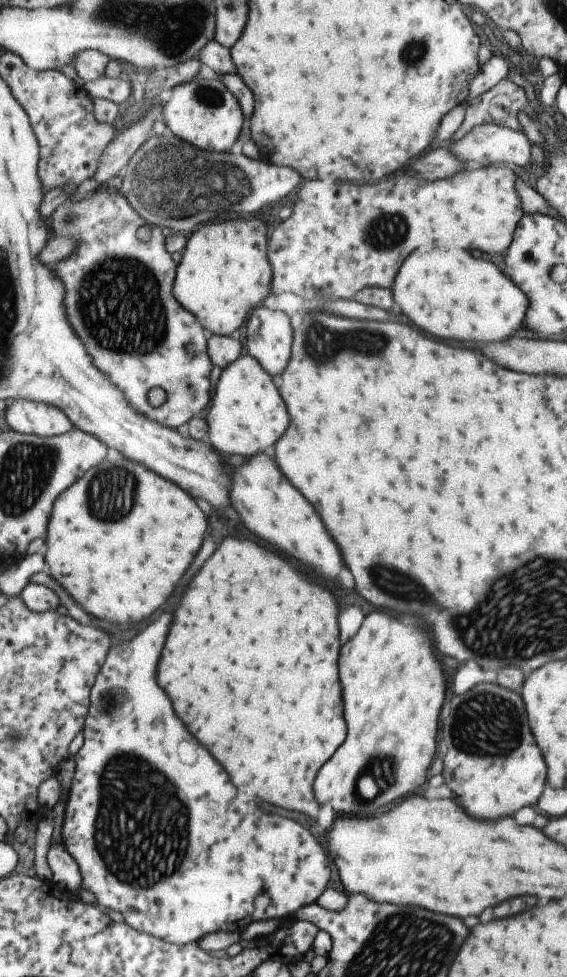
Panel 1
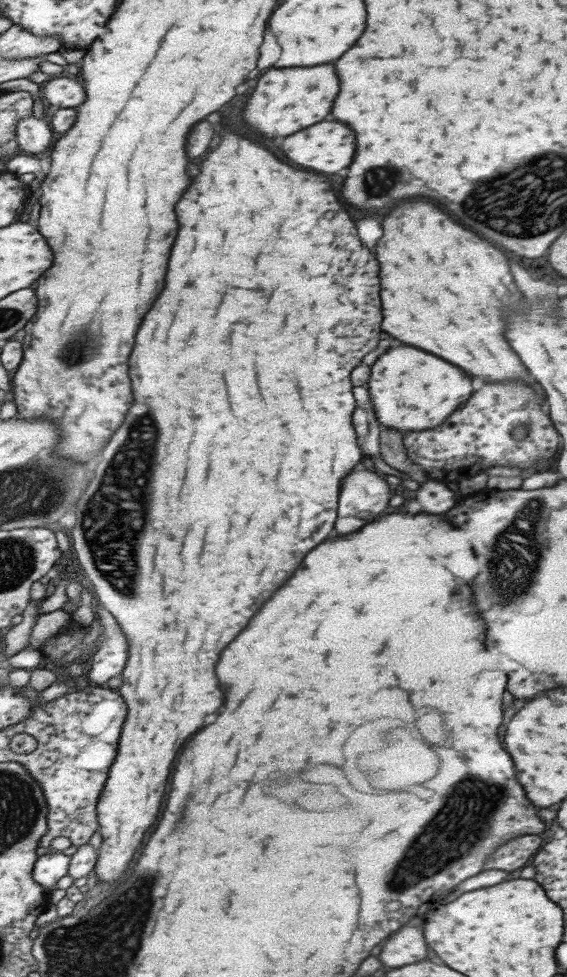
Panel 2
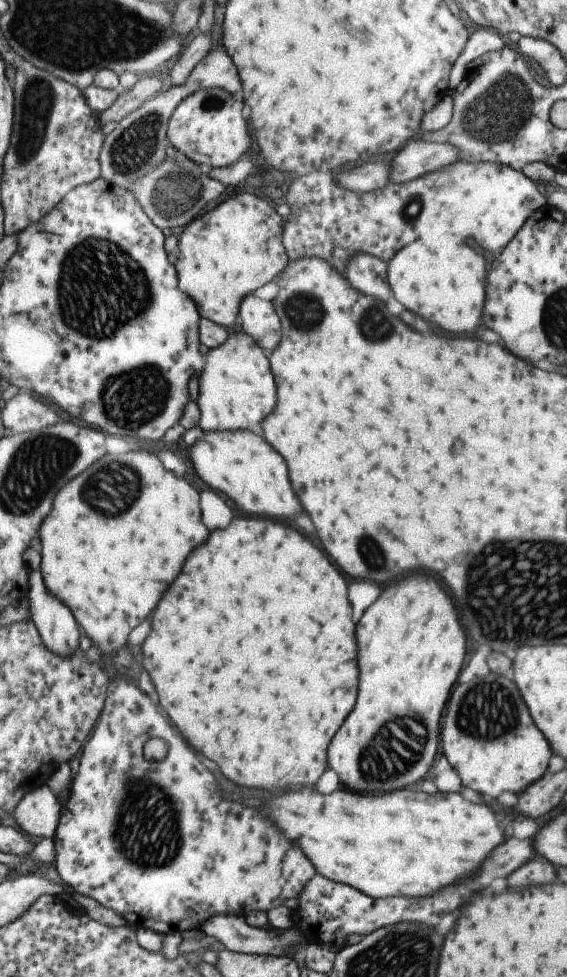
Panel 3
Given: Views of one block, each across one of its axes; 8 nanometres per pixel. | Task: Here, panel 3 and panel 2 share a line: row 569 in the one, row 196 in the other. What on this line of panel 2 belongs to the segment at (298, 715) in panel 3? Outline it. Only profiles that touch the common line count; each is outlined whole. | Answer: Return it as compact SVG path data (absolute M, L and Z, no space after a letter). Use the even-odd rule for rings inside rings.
M221 130L221 134L223 136L219 136L219 144L213 148L213 152L205 156L197 178L193 178L193 184L175 206L179 230L169 252L165 286L159 298L153 302L153 308L145 314L145 320L135 338L133 354L129 356L133 404L123 424L117 428L117 434L113 434L113 438L101 450L101 460L93 470L93 478L89 480L81 498L75 504L77 520L75 526L69 530L75 558L81 564L81 570L87 574L87 580L93 584L93 600L99 602L103 610L111 614L111 618L115 616L115 622L119 624L123 638L127 640L127 662L121 672L123 684L115 692L123 696L129 712L119 734L117 756L109 768L107 782L99 794L95 810L101 834L101 848L97 850L97 864L93 872L101 888L107 884L115 884L123 876L129 862L133 860L133 854L141 846L147 828L155 822L177 748L181 748L181 744L203 726L203 718L207 714L217 712L217 708L223 704L223 692L215 678L215 662L219 658L219 652L245 628L249 618L261 608L267 596L271 596L293 574L293 570L299 568L305 554L293 552L305 552L315 548L325 540L327 532L333 530L341 480L353 468L357 468L355 464L361 464L359 460L363 458L363 450L359 450L361 446L355 444L357 434L351 426L351 412L355 404L351 396L349 374L361 362L361 358L367 352L371 352L379 342L381 306L377 262L371 252L361 248L361 242L357 238L355 226L347 210L337 206L337 198L331 190L331 184L325 182L323 176L301 172L279 162L271 152L267 152L249 138L243 138L229 130ZM337 210L341 212L337 220L325 220L325 212ZM167 626L173 626L171 636L161 634Z

